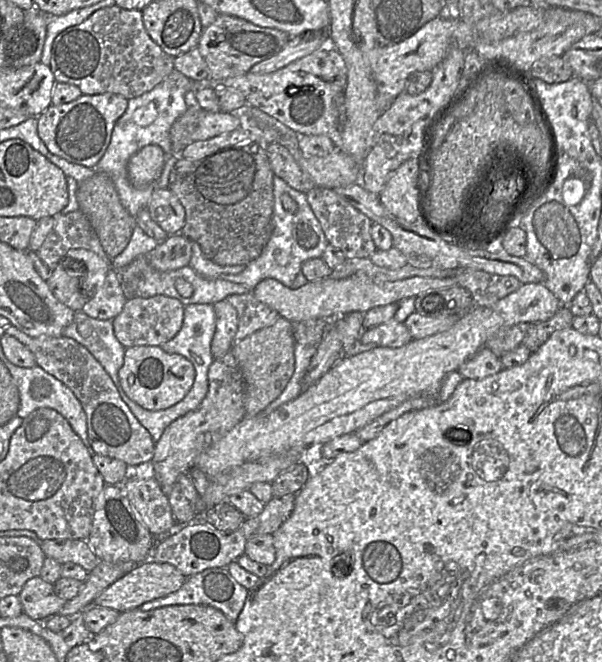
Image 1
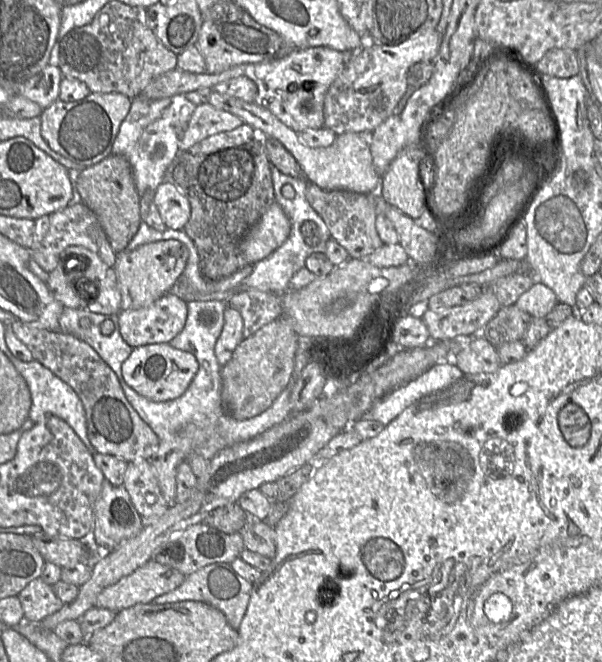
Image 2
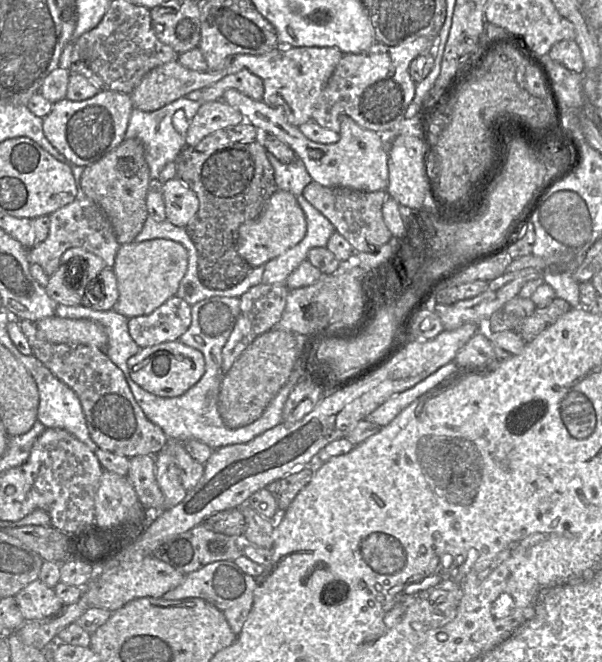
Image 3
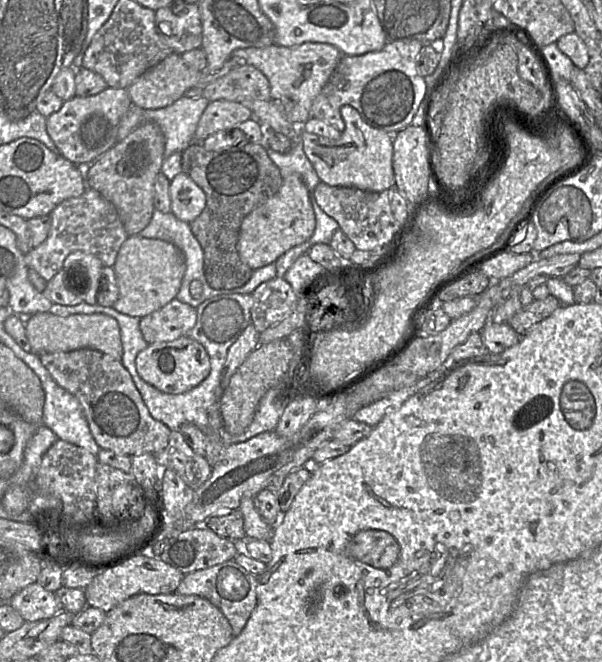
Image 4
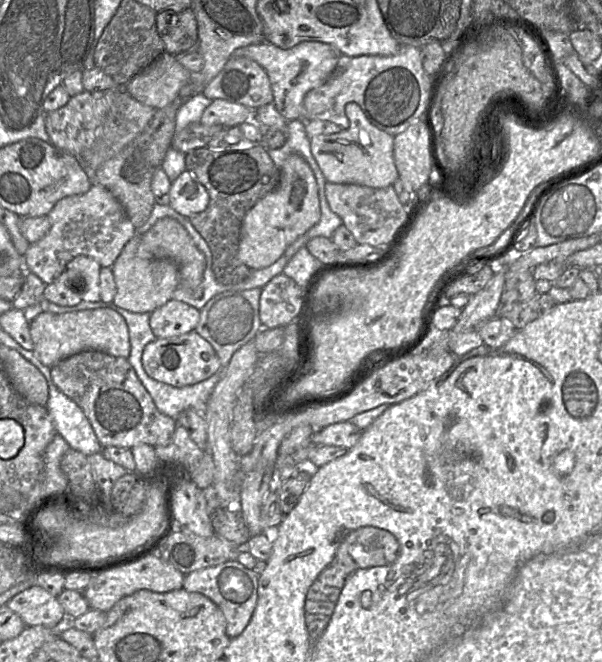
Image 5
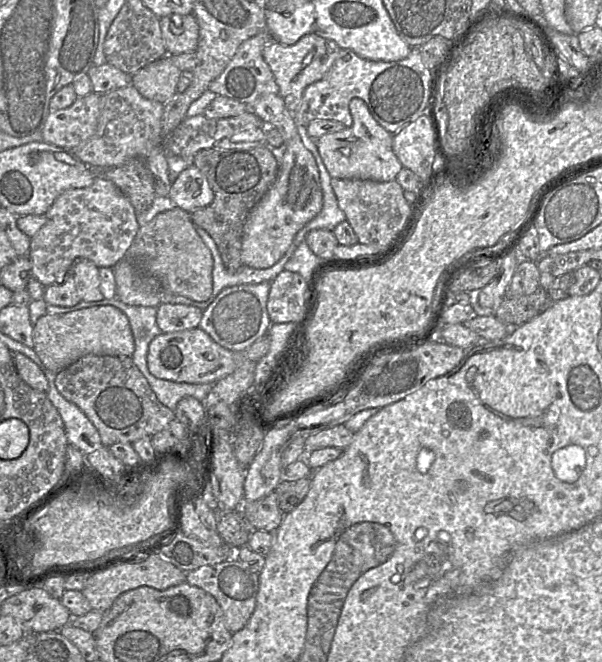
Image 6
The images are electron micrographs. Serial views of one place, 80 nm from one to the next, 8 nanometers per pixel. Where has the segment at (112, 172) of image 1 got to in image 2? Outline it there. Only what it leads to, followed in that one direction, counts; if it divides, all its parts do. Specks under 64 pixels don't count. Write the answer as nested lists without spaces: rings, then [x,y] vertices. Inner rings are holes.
[[[184,94],[150,101],[142,96],[132,99],[129,113],[121,123],[112,146],[112,154],[125,157],[133,171],[135,185],[140,196],[146,192],[155,193],[163,182],[168,167],[180,153],[179,142],[197,105],[188,101]],[[156,146],[164,146],[164,155],[154,159]]]

